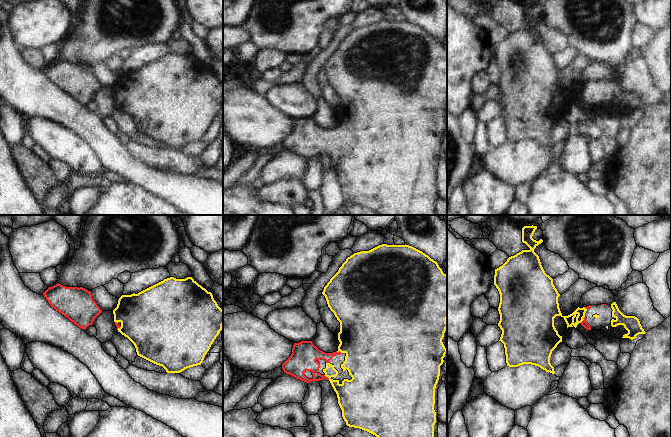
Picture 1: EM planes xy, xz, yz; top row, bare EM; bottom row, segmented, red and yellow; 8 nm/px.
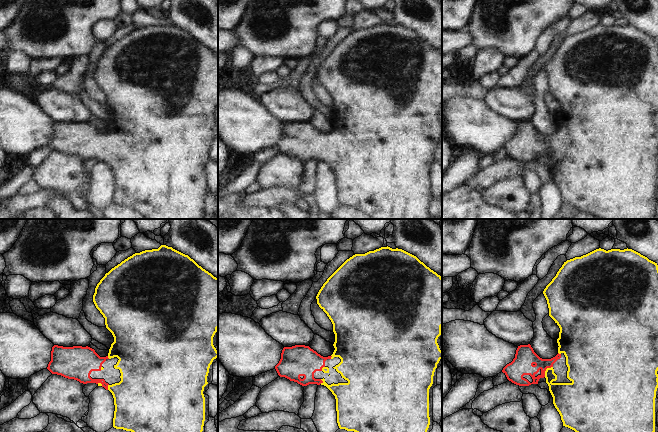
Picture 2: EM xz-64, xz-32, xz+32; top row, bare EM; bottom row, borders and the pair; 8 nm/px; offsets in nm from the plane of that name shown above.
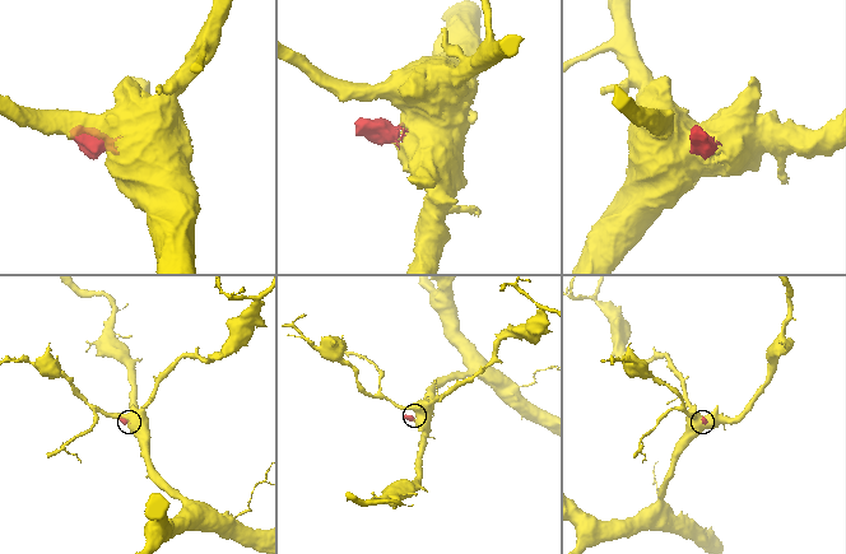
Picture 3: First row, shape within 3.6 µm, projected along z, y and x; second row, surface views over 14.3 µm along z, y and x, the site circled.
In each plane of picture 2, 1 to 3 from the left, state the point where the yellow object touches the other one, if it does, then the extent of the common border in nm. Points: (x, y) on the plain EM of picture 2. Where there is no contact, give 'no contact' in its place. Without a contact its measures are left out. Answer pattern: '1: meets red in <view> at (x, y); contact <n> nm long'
1: meets red in xz-64 at (107, 163); contact 50 nm long
2: meets red in xz-32 at (322, 157); contact 40 nm long
3: meets red in xz+32 at (545, 146); contact 110 nm long

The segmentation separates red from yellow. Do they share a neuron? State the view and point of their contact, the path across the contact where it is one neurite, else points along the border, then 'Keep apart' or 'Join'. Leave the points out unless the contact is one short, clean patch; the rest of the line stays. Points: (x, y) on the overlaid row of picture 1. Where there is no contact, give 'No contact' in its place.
Touches red at yz (583, 318). Path across: yz (584, 323), (583, 318), (563, 317), (553, 310). Join

